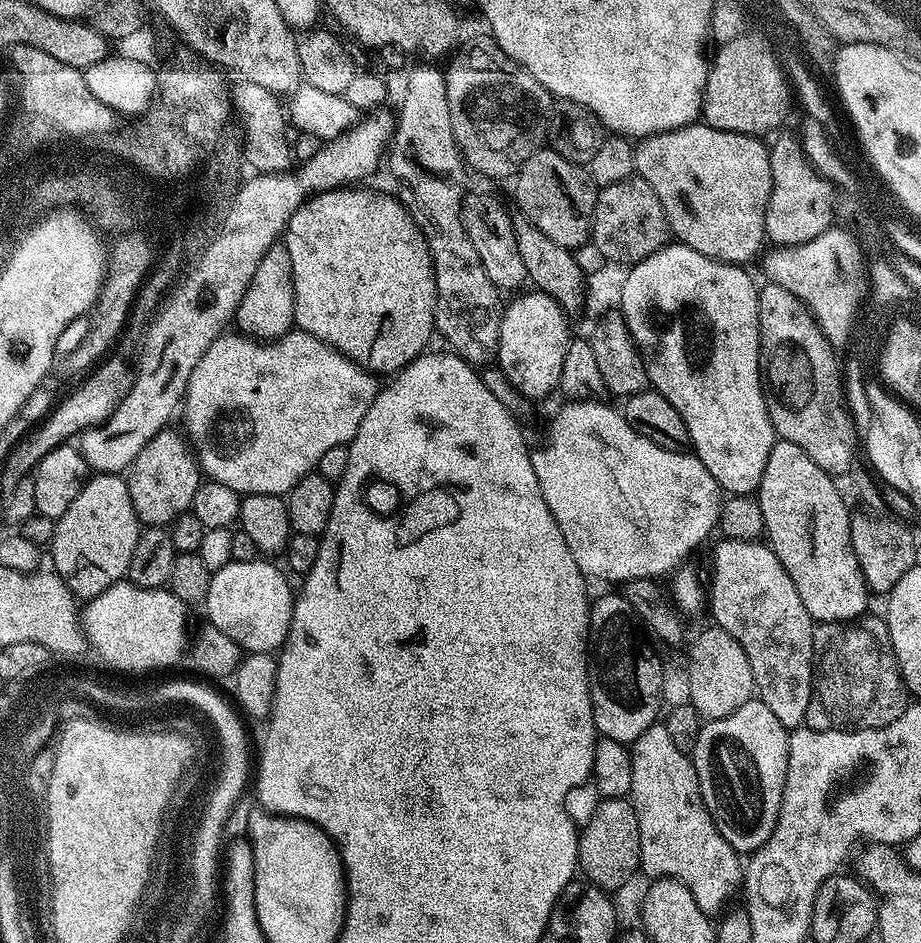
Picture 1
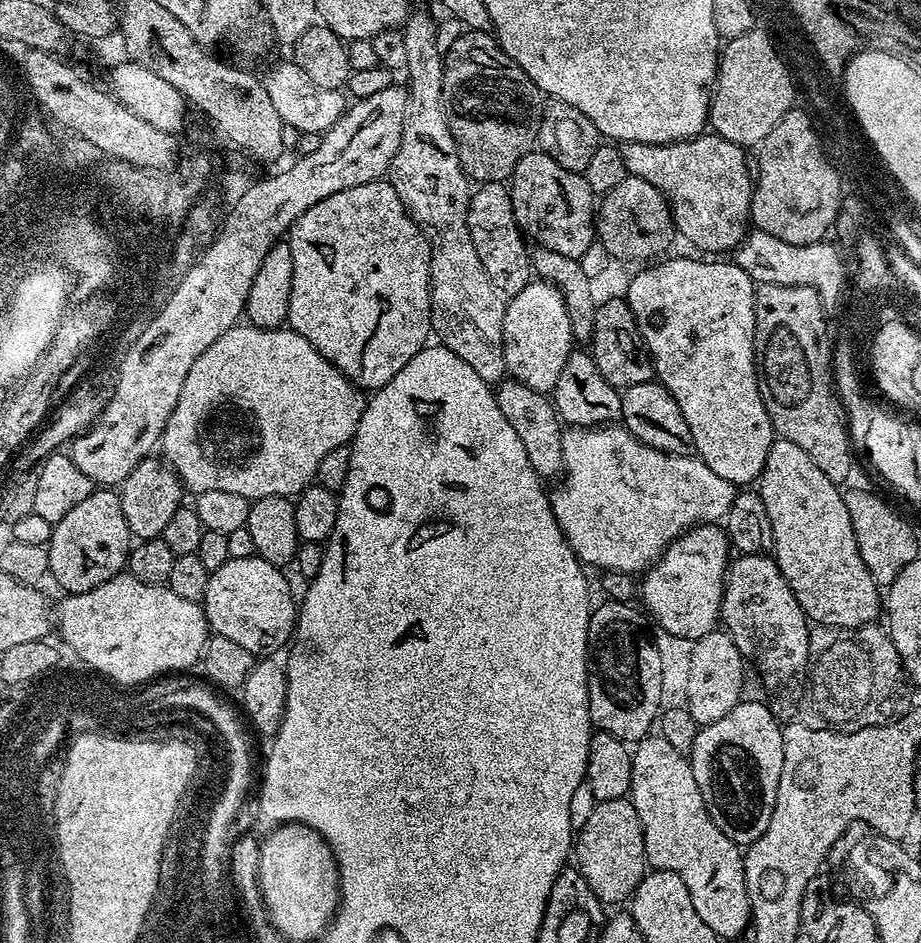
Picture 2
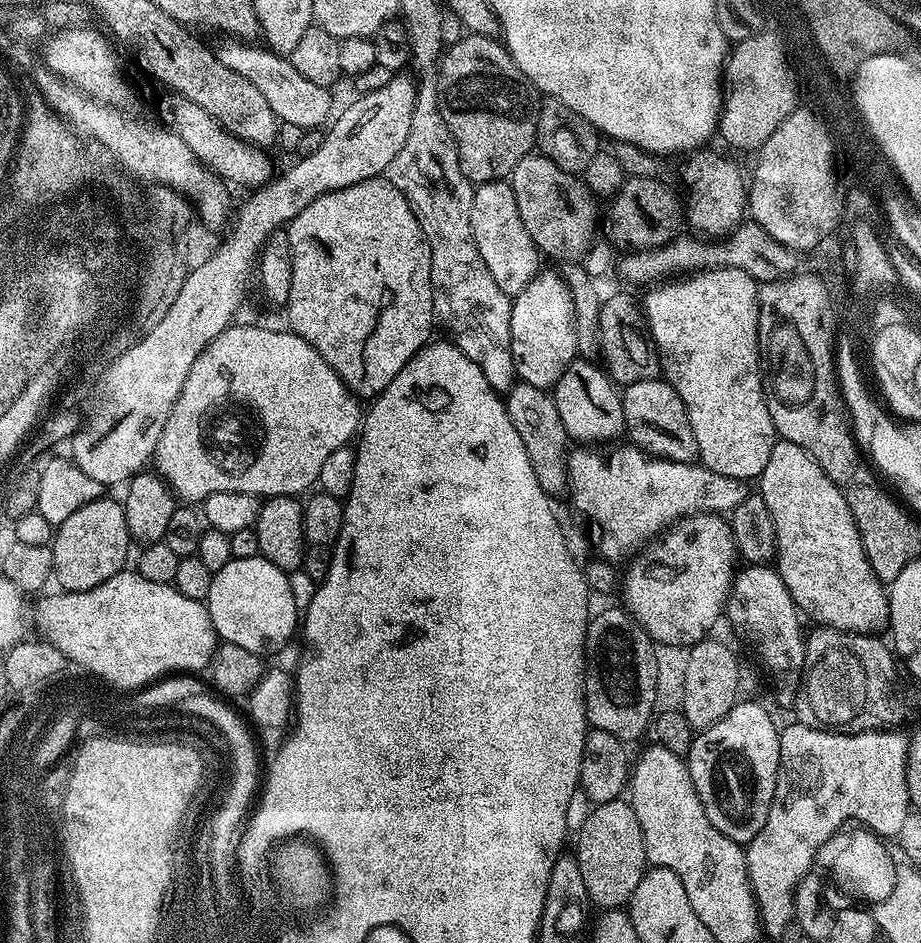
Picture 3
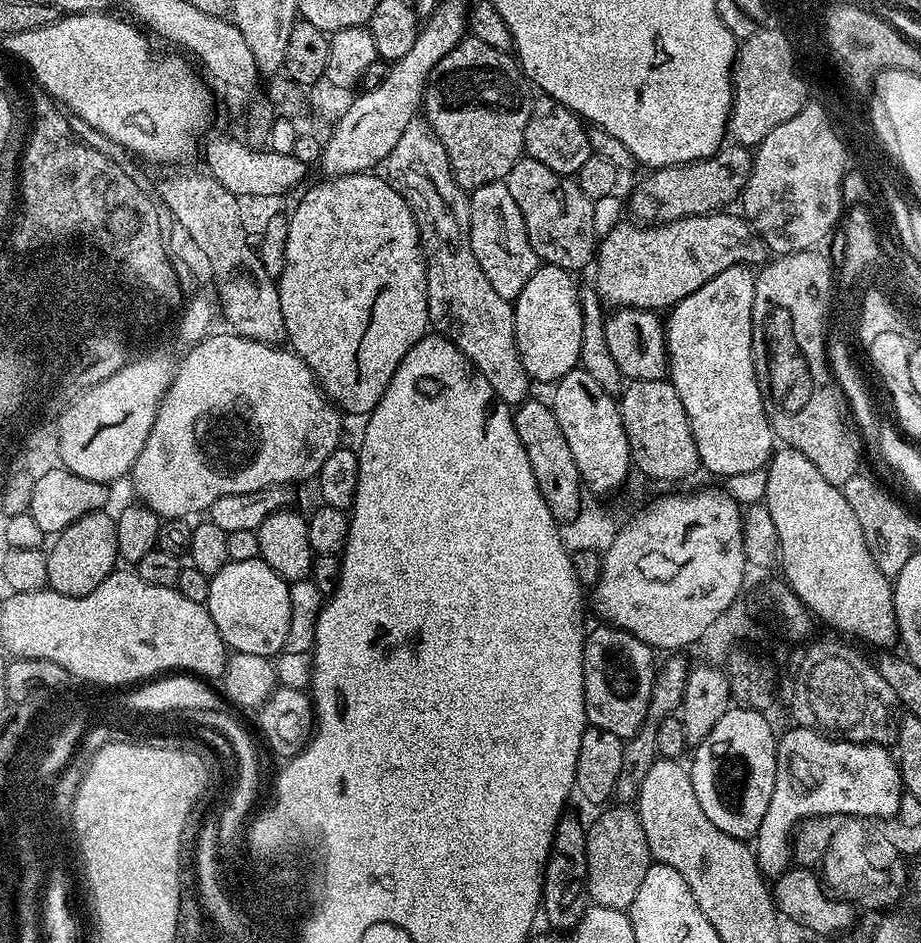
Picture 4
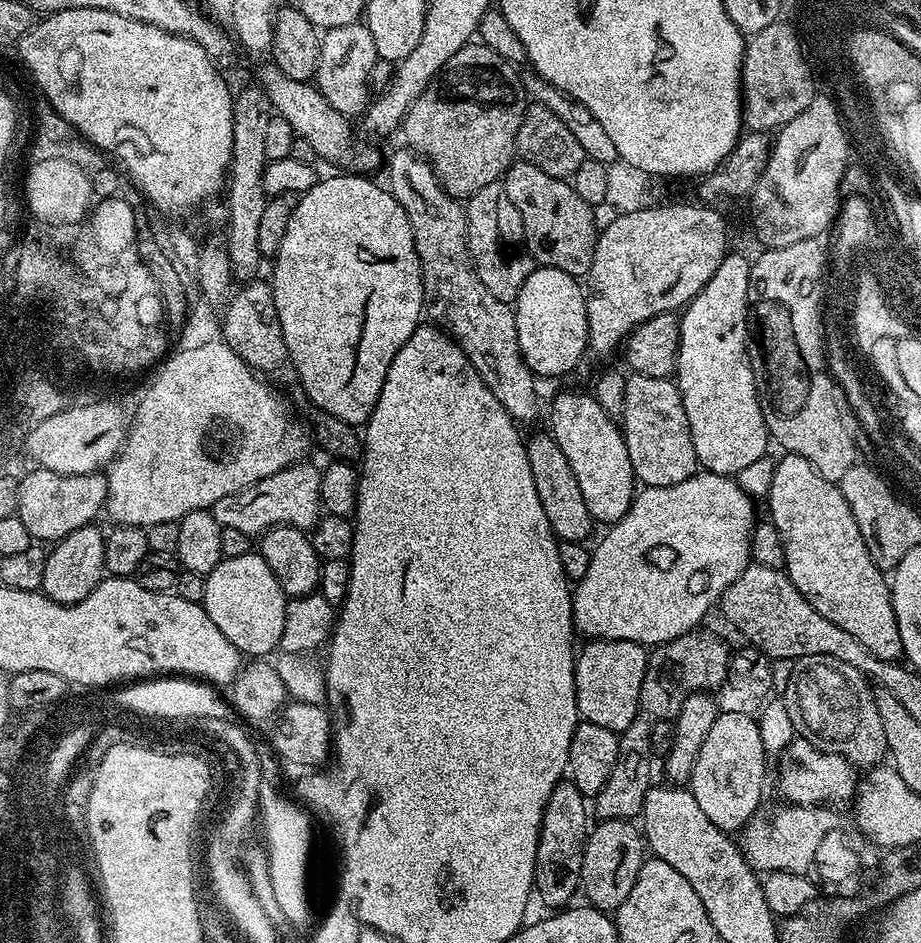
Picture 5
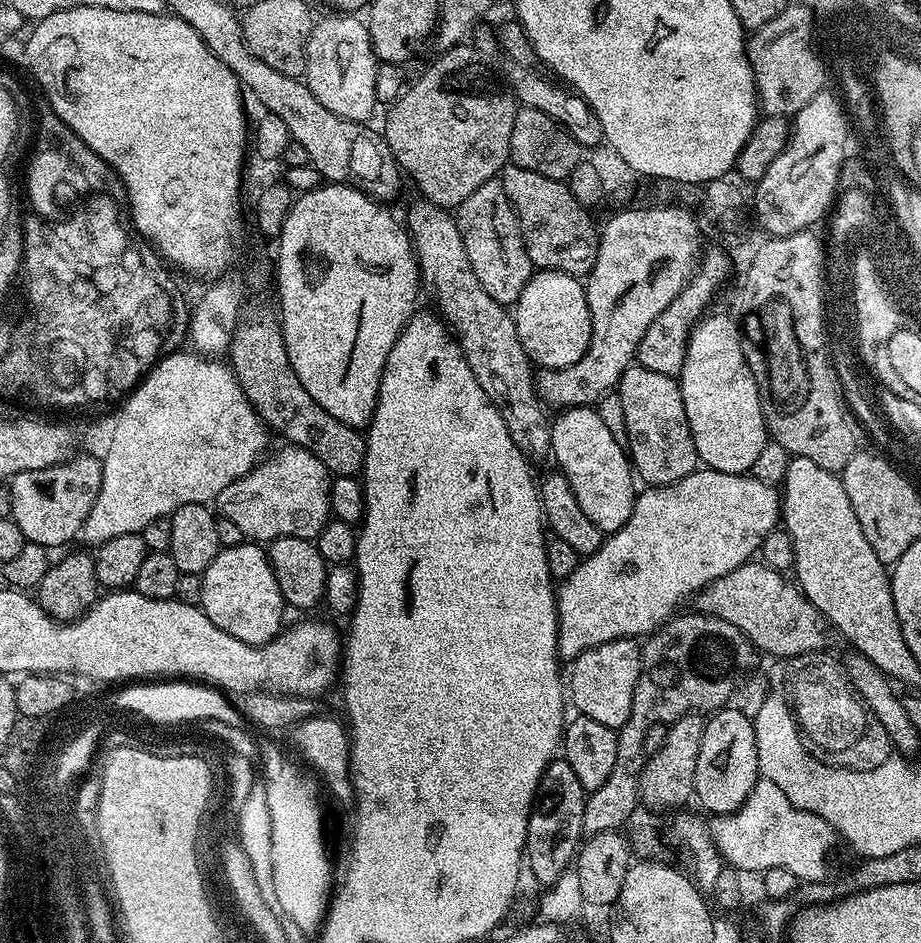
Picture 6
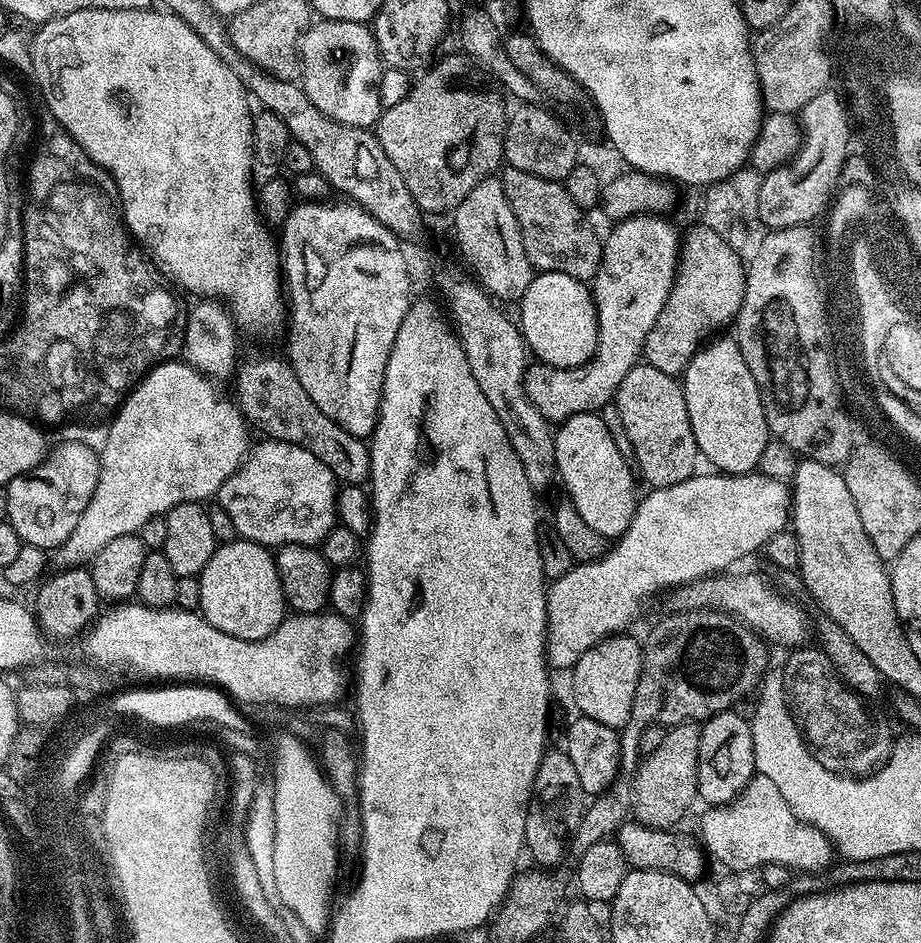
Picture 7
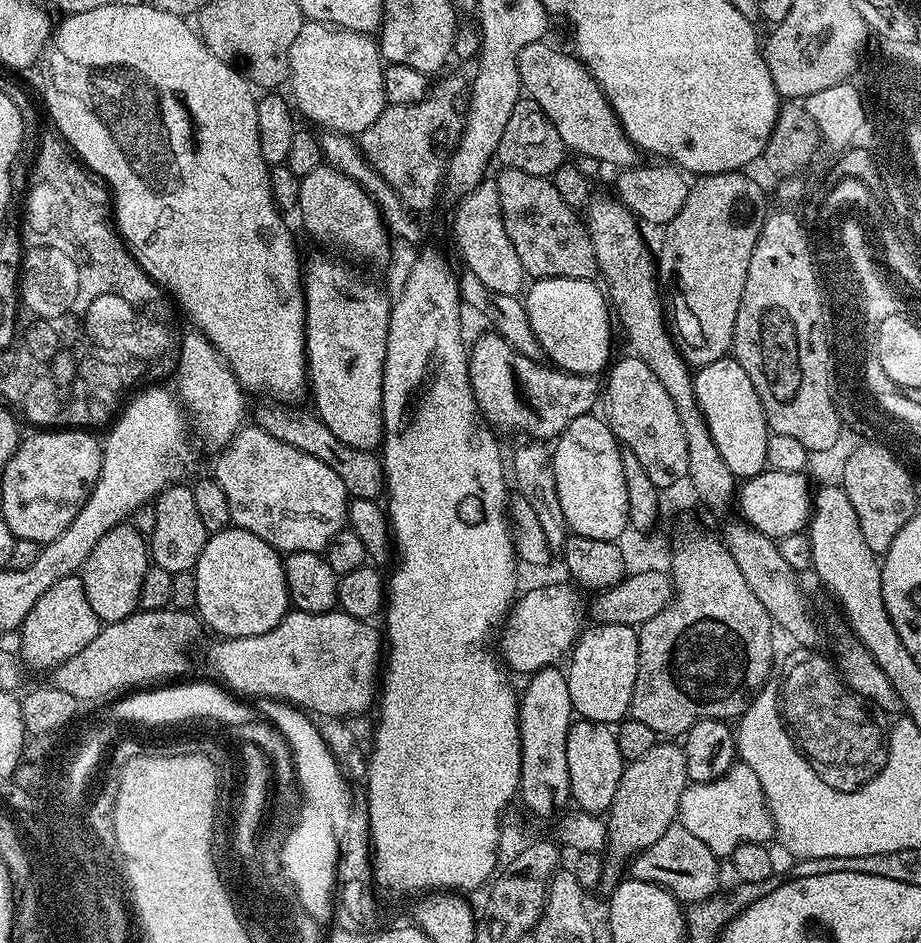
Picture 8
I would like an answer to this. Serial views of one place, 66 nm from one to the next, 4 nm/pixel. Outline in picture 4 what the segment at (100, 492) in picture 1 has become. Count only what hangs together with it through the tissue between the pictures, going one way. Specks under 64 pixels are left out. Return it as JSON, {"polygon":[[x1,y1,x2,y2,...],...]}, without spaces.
{"polygon":[[107,511,91,512,78,522,63,528,47,549,48,588,63,596,85,596,114,571,116,555,116,521]]}

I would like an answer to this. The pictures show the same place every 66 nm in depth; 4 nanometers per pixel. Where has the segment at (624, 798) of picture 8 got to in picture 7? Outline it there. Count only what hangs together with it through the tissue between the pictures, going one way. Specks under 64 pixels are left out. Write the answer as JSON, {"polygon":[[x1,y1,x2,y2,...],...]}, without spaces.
{"polygon":[[689,722,686,724,678,724,672,727,669,727,664,733,662,738,662,746,658,746,658,750,654,750,650,755,643,757,636,765,634,771,631,773,632,777,632,808,630,804,630,812,636,815,634,818,637,825,643,826,645,828,653,828,655,830,672,830,677,827,676,824,688,811,692,808,692,803,697,803,698,793,696,790,696,771,698,770,698,746,700,745,700,728,697,727,695,723]]}

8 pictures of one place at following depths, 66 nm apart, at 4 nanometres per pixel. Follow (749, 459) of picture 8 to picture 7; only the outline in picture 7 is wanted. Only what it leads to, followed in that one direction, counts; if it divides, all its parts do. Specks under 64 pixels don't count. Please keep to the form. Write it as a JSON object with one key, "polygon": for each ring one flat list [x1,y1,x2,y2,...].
{"polygon":[[728,338,708,347,703,347,682,373,686,410,690,414,699,455,703,459,705,456,716,467,713,469,724,474,742,476,745,472,755,472,759,469,762,450,766,450,770,433,754,374,750,374,750,366,746,366,746,358,742,358,735,339]]}

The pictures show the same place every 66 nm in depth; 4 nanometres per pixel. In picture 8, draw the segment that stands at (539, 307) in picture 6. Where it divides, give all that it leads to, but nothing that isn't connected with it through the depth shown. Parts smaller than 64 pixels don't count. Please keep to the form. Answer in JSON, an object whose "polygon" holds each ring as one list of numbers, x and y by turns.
{"polygon":[[533,279,523,302,526,314,530,318,530,327,534,330,534,338,538,338,545,357,555,367,573,372,576,376,596,376,609,367,613,359,614,320,610,315,609,301,596,280]]}

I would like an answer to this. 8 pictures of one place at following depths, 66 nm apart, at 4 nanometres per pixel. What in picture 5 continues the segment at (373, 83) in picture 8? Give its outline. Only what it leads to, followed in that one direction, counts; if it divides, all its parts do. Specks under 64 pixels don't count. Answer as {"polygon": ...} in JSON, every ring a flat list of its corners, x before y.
{"polygon":[[357,22,329,28,323,33,318,54,318,66,314,83,320,93,343,116,356,118,363,113,370,103,370,81,372,67,376,65,378,57,374,50,374,38,370,38,367,24]]}

